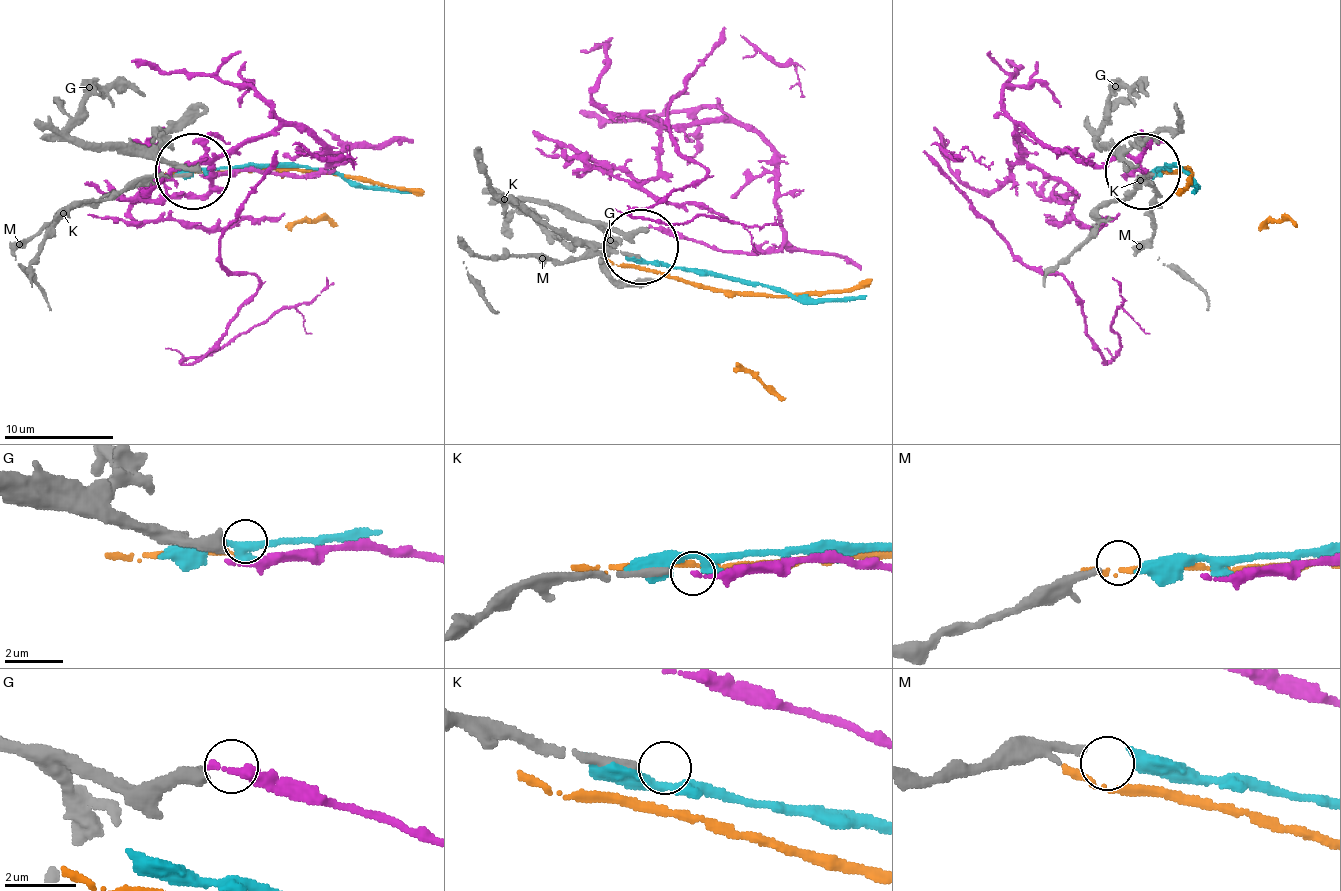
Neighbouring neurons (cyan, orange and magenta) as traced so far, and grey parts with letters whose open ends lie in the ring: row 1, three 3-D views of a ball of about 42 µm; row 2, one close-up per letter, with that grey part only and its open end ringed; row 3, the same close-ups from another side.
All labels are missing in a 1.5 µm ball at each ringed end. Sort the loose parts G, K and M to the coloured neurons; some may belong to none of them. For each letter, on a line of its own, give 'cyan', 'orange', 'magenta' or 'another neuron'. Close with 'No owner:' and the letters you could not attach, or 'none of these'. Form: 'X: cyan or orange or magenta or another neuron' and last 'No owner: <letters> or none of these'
G: another neuron
K: another neuron
M: cyan
No owner: G, K

